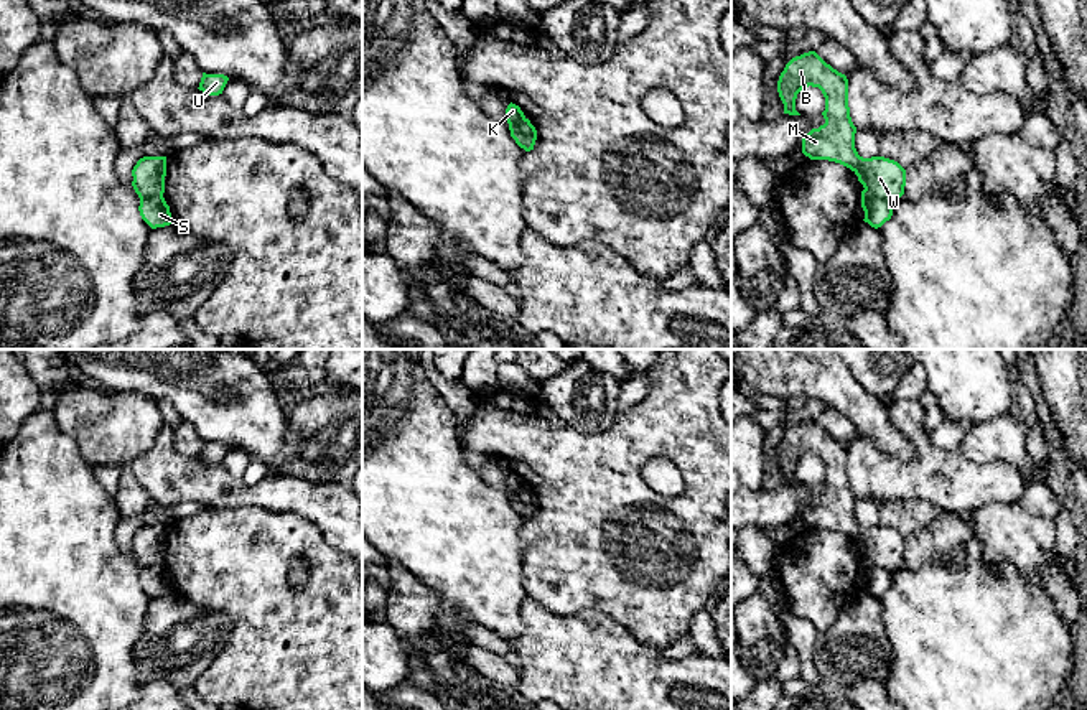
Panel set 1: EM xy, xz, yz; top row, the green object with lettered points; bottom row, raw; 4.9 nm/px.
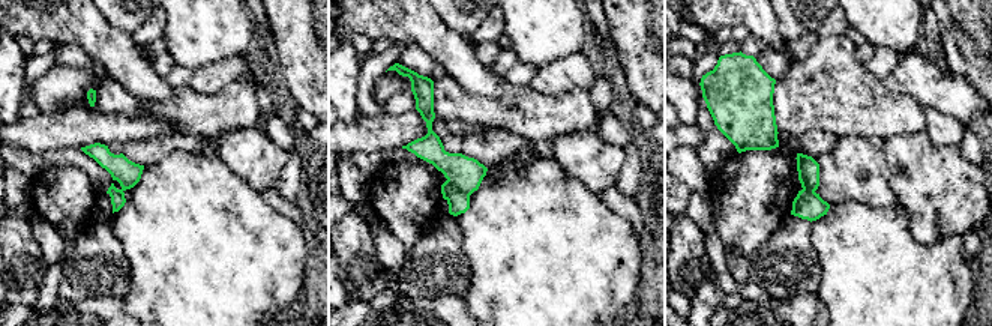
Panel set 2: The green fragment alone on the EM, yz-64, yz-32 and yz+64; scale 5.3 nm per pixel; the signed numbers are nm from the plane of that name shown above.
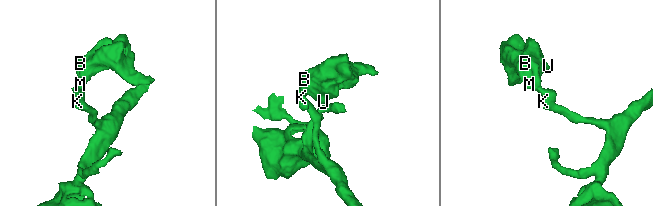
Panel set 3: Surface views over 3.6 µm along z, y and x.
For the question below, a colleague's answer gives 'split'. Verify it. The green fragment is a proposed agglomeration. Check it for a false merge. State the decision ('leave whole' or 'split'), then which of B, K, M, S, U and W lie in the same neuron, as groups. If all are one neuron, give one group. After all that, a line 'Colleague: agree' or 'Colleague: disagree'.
split; B M U W / K S
Colleague: agree

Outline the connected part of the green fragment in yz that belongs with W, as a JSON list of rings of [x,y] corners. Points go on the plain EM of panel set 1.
[[[815,420],[792,427],[777,450],[784,483],[795,479],[797,463],[804,456],[819,456],[825,466],[825,493],[802,507],[802,522],[810,529],[828,529],[850,537],[868,565],[894,572],[904,563],[906,539],[884,525],[863,527],[855,517],[856,496],[850,486],[848,448],[827,433]]]

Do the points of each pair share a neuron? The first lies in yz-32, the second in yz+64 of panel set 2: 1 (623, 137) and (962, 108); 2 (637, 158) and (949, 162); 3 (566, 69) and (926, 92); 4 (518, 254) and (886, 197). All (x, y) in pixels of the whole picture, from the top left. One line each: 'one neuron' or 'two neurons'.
1: two neurons
2: two neurons
3: one neuron
4: two neurons

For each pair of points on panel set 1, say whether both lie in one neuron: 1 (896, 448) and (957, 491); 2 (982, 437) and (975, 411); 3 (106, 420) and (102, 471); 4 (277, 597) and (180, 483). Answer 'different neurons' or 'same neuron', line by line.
1: different neurons
2: different neurons
3: different neurons
4: different neurons

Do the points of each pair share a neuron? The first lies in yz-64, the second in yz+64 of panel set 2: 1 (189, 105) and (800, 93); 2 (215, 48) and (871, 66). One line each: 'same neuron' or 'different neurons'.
1: same neuron
2: different neurons

